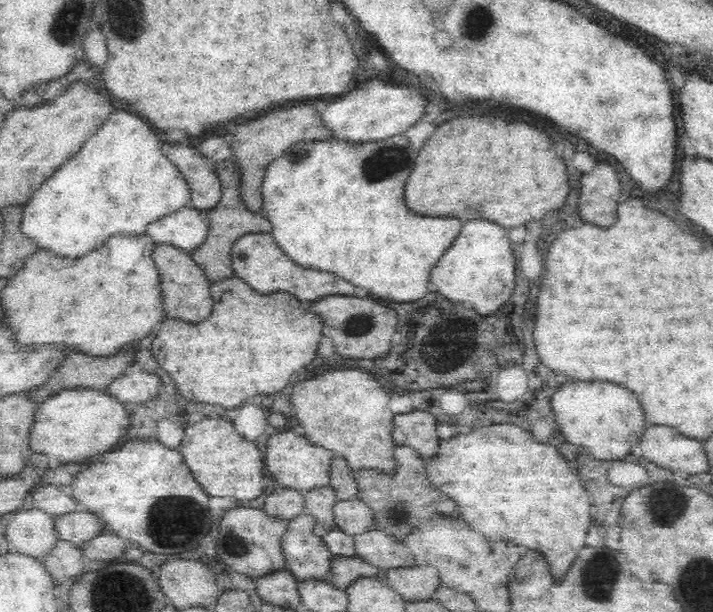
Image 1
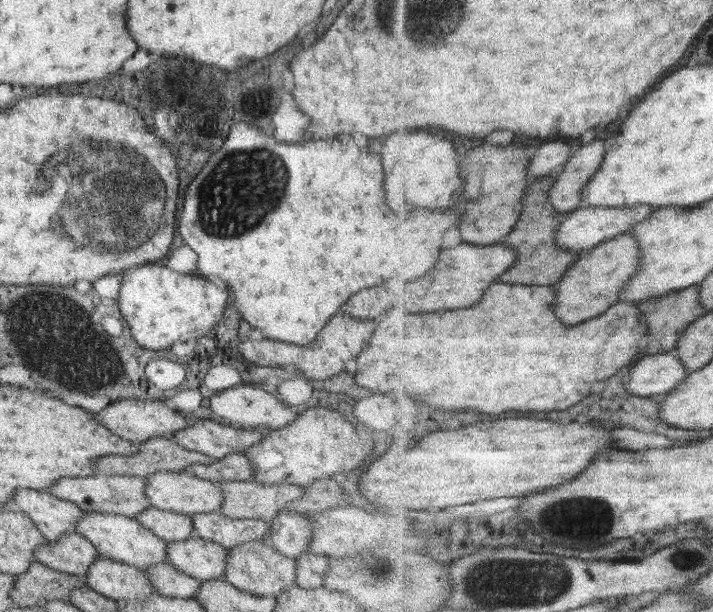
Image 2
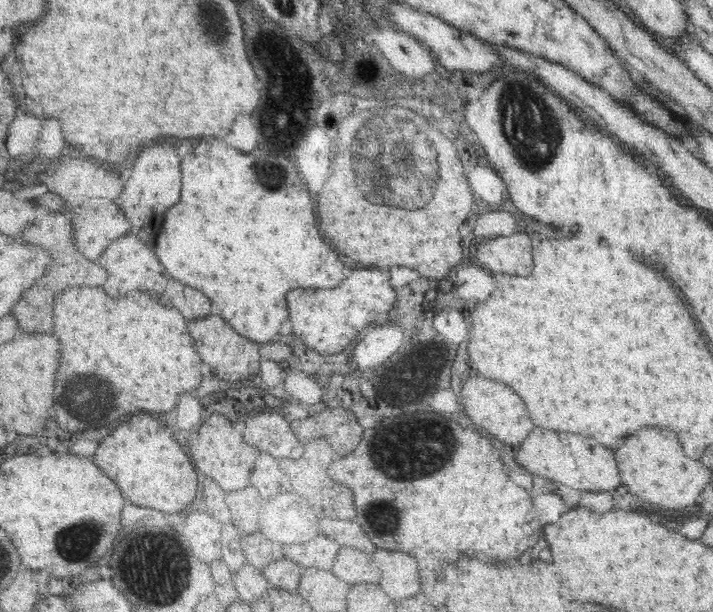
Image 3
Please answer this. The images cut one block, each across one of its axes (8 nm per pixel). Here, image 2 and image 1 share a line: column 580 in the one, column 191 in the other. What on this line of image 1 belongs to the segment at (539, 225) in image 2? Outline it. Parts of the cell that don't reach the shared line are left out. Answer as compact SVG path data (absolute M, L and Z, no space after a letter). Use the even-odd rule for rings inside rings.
M230 158L214 161L210 163L209 168L214 173L216 181L218 181L220 192L218 192L218 200L203 212L203 216L206 219L206 236L204 236L204 240L189 254L194 264L198 265L198 270L202 271L202 276L206 277L206 280L210 283L215 283L234 276L234 271L230 264L229 252L236 238L240 238L242 234L249 233L251 230L266 230L269 232L271 226L260 213L251 213L239 204L238 189L235 188L238 173L236 173L234 163L230 161Z

